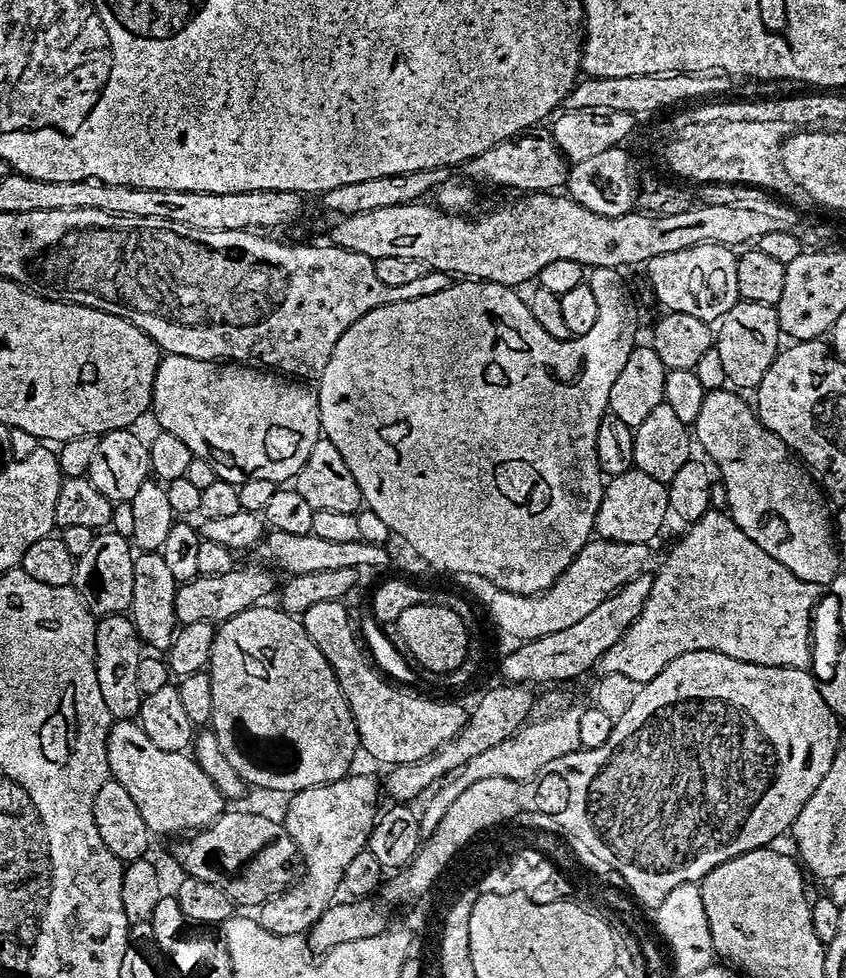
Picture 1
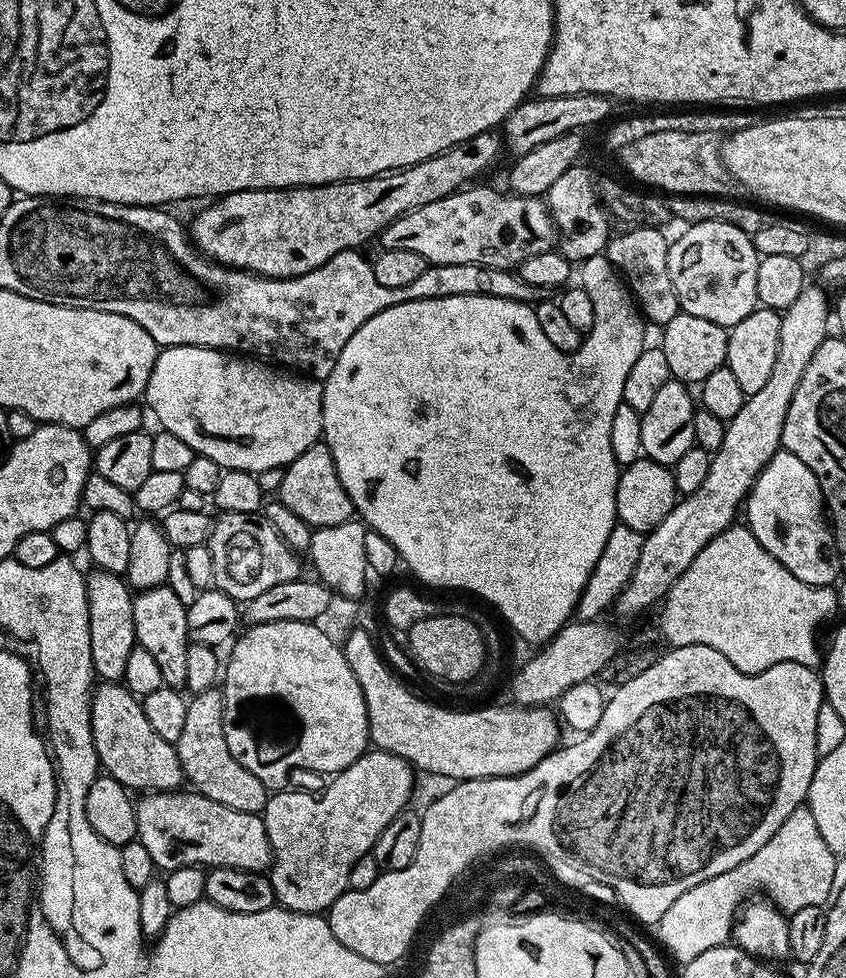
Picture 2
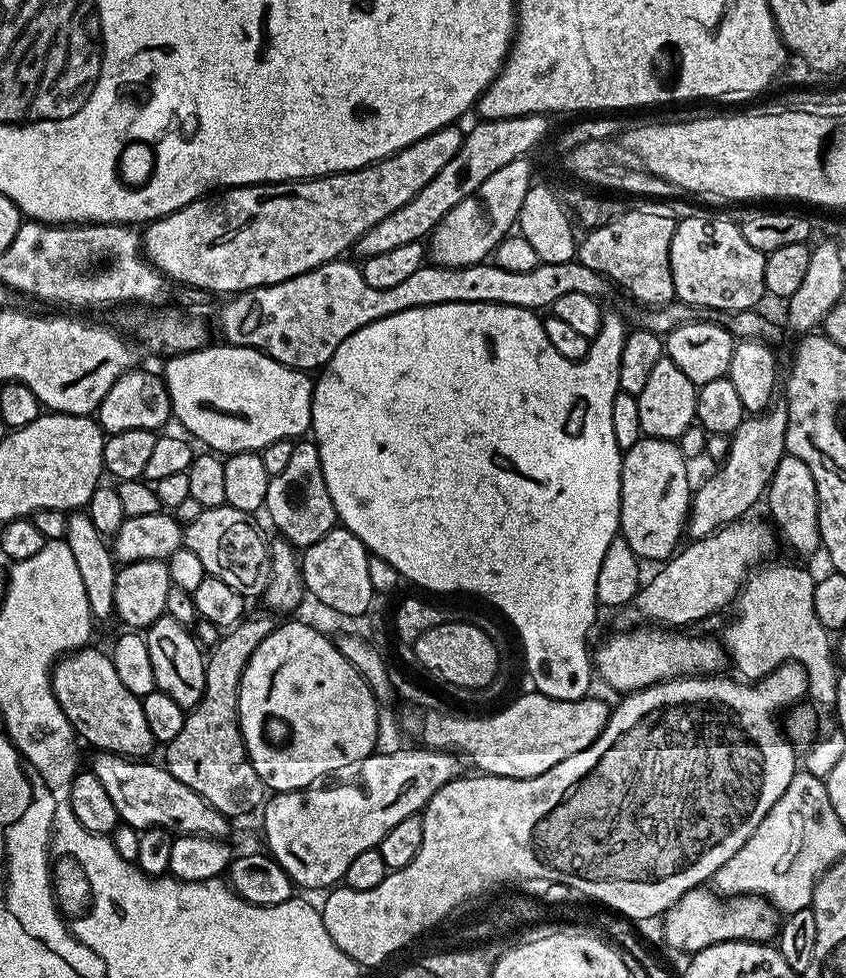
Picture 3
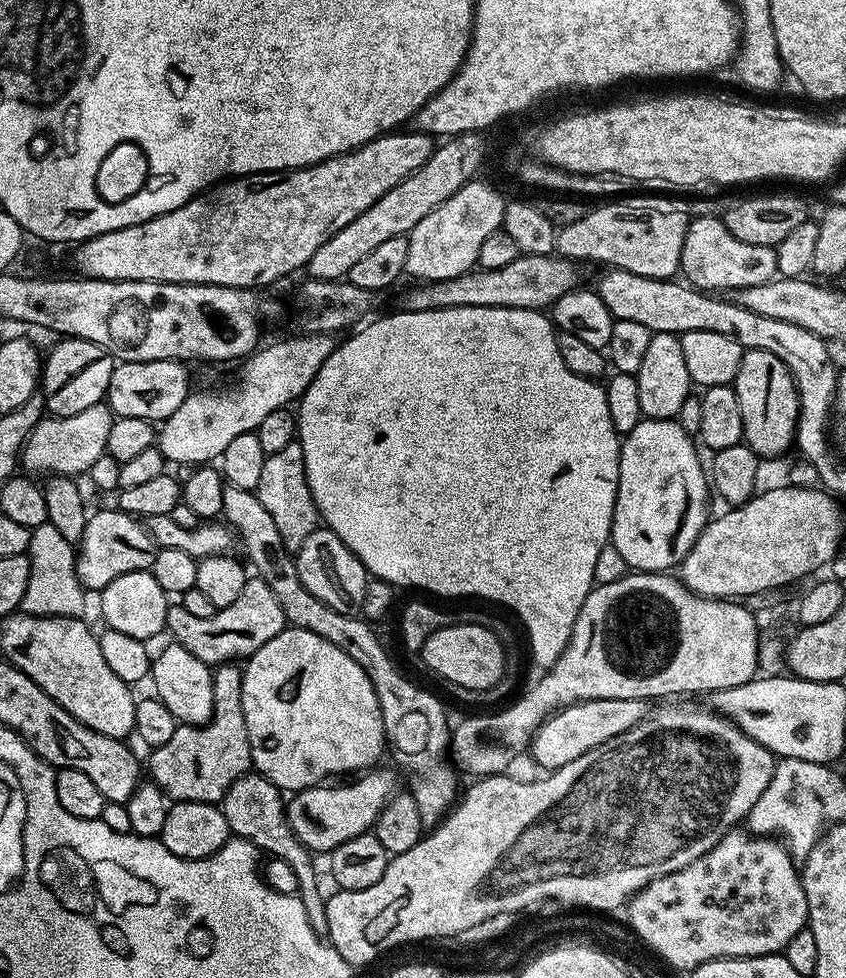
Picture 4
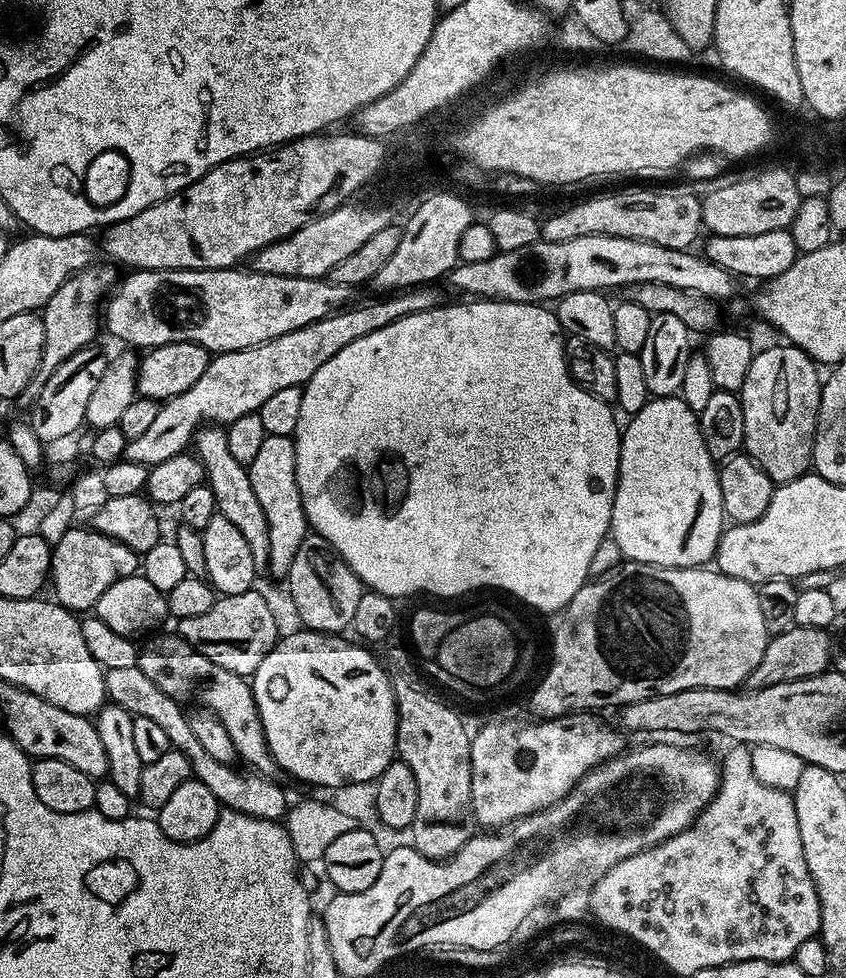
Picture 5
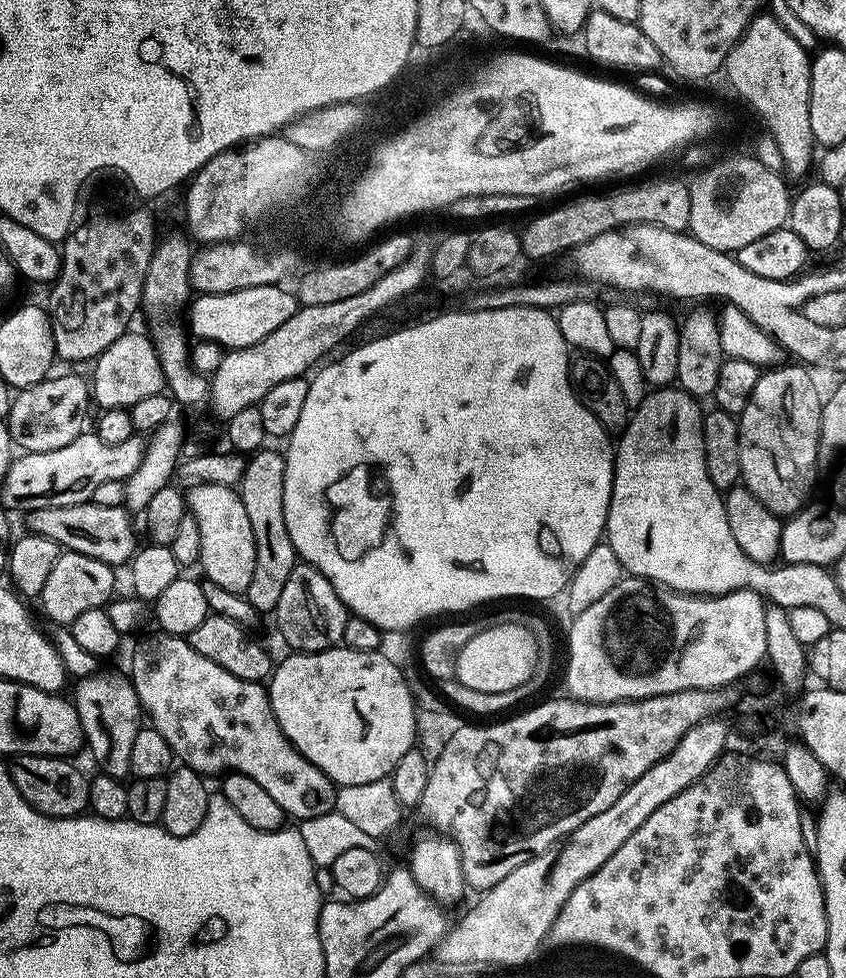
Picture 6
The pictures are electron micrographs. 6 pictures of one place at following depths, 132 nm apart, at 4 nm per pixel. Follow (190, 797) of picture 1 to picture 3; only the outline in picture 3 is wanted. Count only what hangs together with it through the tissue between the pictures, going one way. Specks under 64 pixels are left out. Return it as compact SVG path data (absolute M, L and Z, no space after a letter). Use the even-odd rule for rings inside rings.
M93 646L77 648L75 652L57 660L52 669L52 689L54 698L58 698L58 706L66 714L66 718L72 723L72 729L77 737L88 744L93 744L93 749L101 752L115 752L117 756L129 758L144 758L148 751L154 748L154 741L150 734L150 726L146 726L146 714L142 714L140 705L141 697L130 694L118 674L114 670L114 662L107 651L99 652Z

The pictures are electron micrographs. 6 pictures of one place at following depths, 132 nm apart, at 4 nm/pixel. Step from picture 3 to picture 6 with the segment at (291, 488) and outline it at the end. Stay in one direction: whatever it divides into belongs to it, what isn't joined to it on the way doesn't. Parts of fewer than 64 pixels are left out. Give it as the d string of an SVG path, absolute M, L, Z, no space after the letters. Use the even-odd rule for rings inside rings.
M265 446L251 453L244 465L244 473L238 485L242 506L246 506L246 515L250 517L250 530L254 530L254 578L246 593L248 600L261 614L275 613L278 597L290 570L294 570L298 557L290 534L286 534L286 522L282 518L282 478L286 456L283 451L275 452L271 446Z

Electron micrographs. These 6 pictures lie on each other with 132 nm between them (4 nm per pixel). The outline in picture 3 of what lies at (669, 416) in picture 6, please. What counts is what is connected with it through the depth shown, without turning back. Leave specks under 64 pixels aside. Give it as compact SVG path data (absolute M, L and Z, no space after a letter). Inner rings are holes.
M642 438L623 453L619 535L641 561L663 562L677 551L680 535L683 537L686 532L694 491L694 484L688 481L688 467L689 461L680 453L678 444L671 440Z

